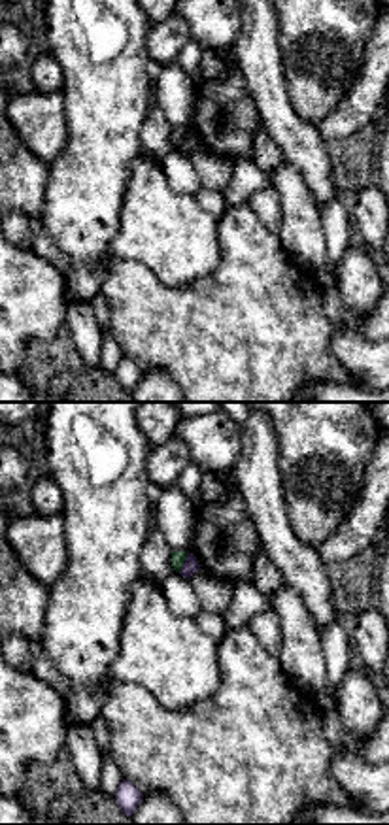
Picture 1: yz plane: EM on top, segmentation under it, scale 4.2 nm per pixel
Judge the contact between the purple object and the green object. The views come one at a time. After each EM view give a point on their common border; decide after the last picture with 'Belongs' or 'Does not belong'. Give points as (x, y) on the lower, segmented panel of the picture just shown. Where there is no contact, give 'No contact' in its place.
Touches purple at (184, 563)

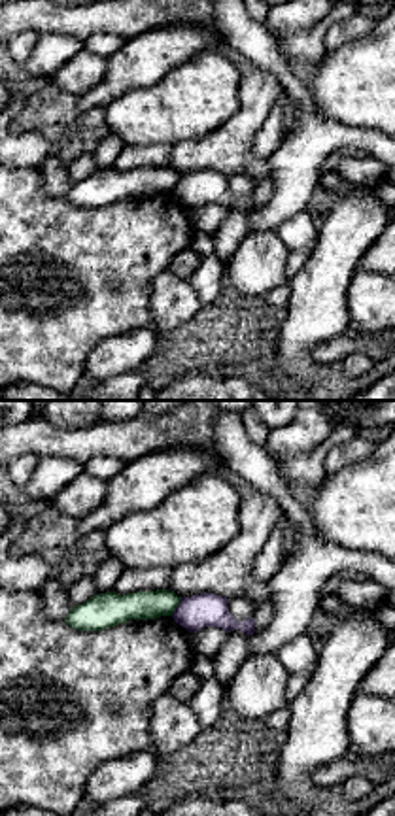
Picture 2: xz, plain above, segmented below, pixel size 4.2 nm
Touches purple at (178, 607)

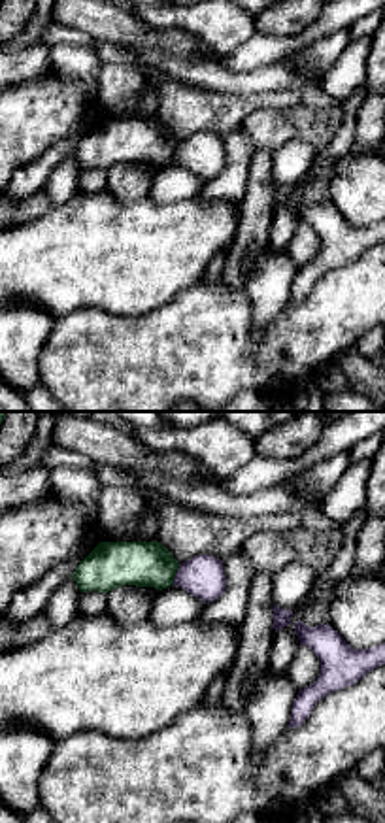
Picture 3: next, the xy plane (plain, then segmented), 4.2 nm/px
Touches purple at (176, 574)

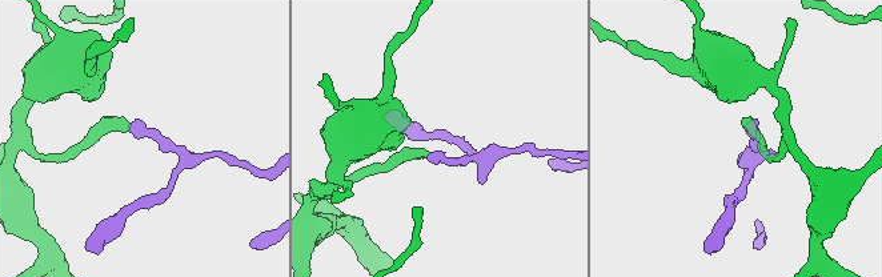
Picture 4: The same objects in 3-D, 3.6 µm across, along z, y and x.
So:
Does not belong

